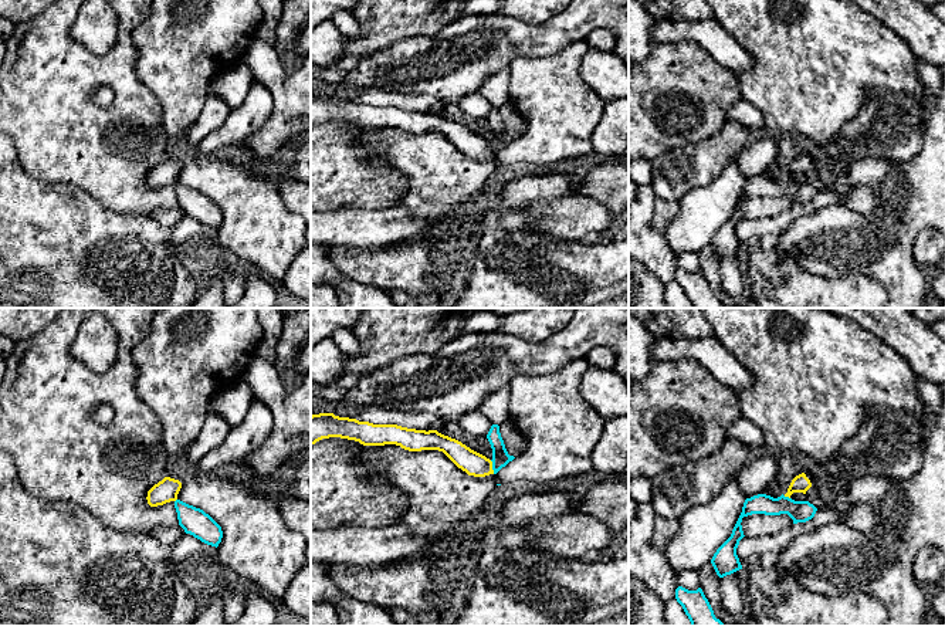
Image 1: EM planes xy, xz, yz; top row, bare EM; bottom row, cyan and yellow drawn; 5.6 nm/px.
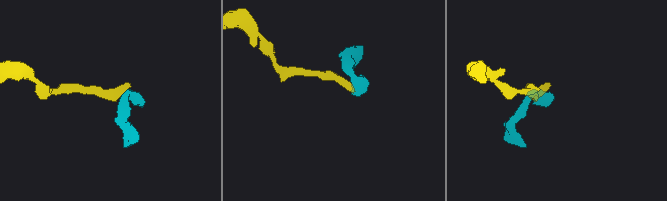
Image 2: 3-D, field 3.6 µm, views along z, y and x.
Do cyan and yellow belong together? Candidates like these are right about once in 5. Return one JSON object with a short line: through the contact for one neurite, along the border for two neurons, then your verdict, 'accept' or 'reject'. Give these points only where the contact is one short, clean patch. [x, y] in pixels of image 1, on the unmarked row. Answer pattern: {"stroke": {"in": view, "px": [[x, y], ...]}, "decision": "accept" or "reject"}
{"stroke": {"in": "xz", "px": [[490, 142], [494, 155]]}, "decision": "reject"}

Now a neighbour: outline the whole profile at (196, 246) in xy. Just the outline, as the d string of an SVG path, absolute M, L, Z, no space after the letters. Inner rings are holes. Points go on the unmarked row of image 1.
M184 216L170 230L170 244L190 274L217 273L224 268L224 248L217 240L217 230Z

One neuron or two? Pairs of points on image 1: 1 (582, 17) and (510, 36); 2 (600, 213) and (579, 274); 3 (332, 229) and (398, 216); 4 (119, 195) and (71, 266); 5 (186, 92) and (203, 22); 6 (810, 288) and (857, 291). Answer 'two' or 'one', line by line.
1: one
2: two
3: one
4: two
5: one
6: one

